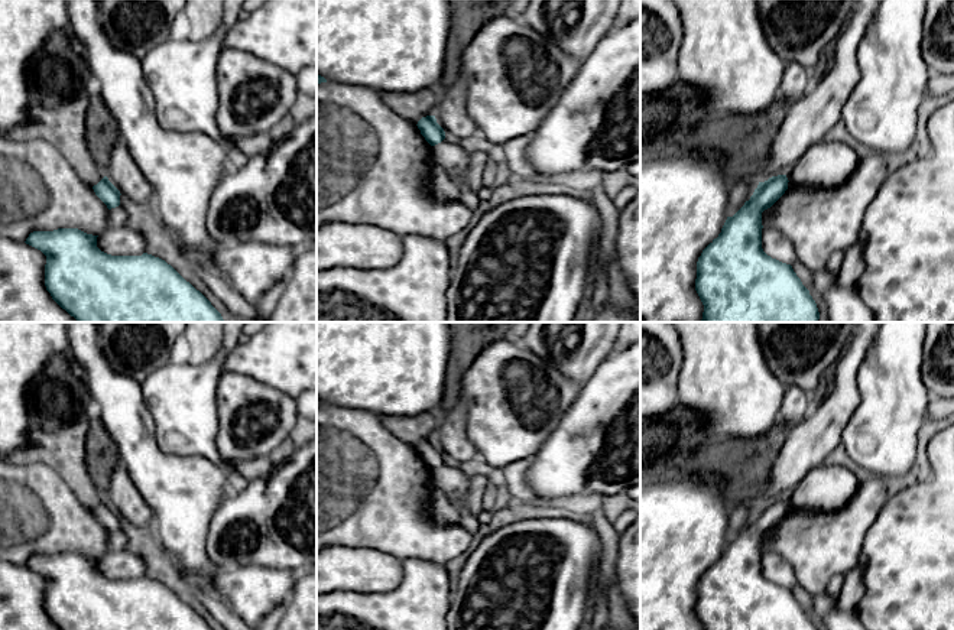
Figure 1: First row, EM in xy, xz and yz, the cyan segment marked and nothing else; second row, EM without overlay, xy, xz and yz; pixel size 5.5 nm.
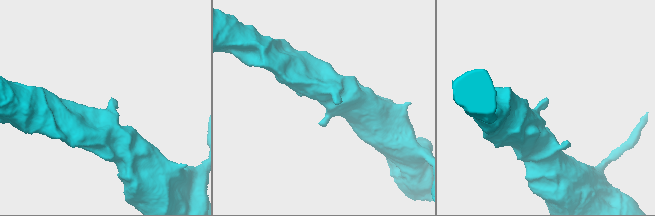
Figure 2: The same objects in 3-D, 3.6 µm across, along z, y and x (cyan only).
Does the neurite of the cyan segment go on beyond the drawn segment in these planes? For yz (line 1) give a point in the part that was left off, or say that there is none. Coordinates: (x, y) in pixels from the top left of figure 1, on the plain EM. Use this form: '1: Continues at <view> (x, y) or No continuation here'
1: No continuation here

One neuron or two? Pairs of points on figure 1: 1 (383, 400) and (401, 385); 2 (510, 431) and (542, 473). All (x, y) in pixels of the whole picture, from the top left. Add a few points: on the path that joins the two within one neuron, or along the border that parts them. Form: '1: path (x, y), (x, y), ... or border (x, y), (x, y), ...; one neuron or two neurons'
1: path (388, 396), (396, 387); one neuron
2: border (554, 431), (532, 458); two neurons

